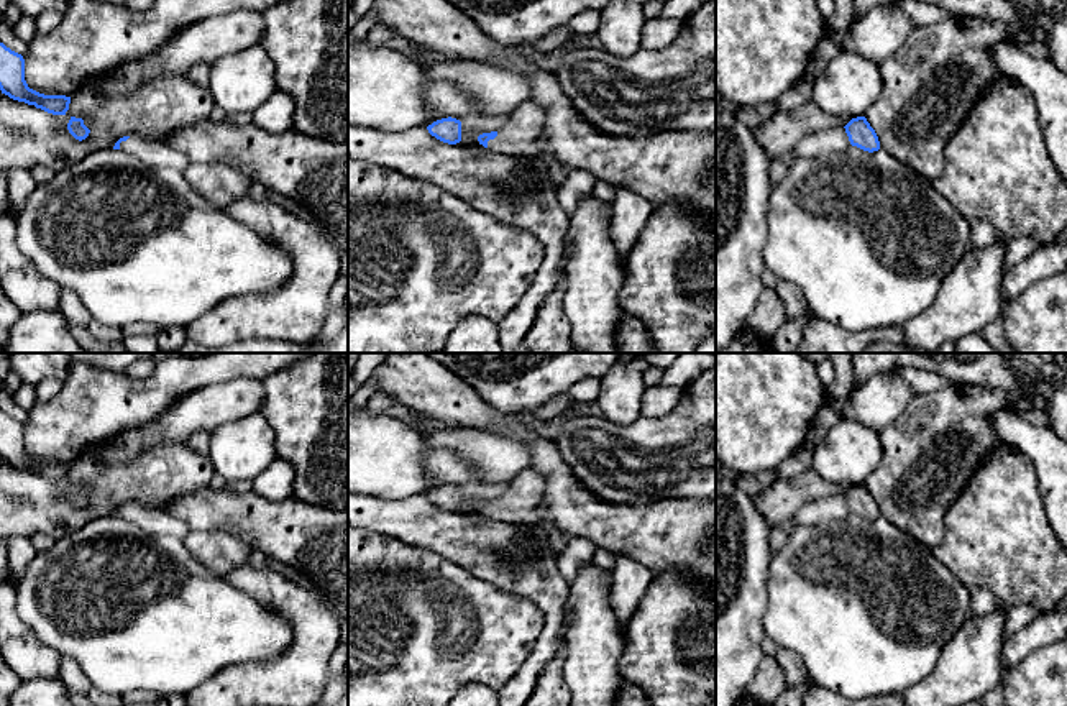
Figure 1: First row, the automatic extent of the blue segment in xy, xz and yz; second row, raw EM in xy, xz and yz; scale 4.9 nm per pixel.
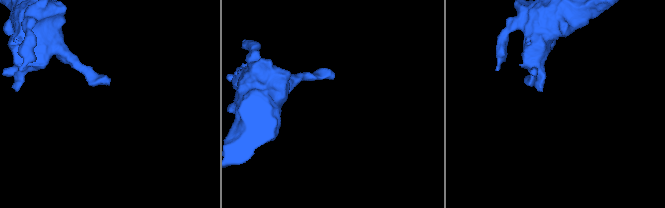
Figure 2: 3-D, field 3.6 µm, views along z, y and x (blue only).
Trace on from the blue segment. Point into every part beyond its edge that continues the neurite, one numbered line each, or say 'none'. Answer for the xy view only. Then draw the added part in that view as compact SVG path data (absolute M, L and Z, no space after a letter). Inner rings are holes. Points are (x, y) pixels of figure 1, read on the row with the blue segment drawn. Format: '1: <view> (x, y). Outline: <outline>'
1: xy (156, 155). Outline: M130 135L126 141L120 143L120 149L141 159L151 167L172 167L185 172L190 161L181 151L166 143L149 141L140 135Z

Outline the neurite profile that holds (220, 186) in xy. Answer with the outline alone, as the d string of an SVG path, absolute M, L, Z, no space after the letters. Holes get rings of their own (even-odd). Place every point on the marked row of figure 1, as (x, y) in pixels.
M190 163L184 172L189 184L212 205L227 209L248 195L253 177L222 164Z

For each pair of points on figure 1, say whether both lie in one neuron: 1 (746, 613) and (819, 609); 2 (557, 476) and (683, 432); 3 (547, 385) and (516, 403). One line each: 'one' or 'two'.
1: two
2: two
3: one

